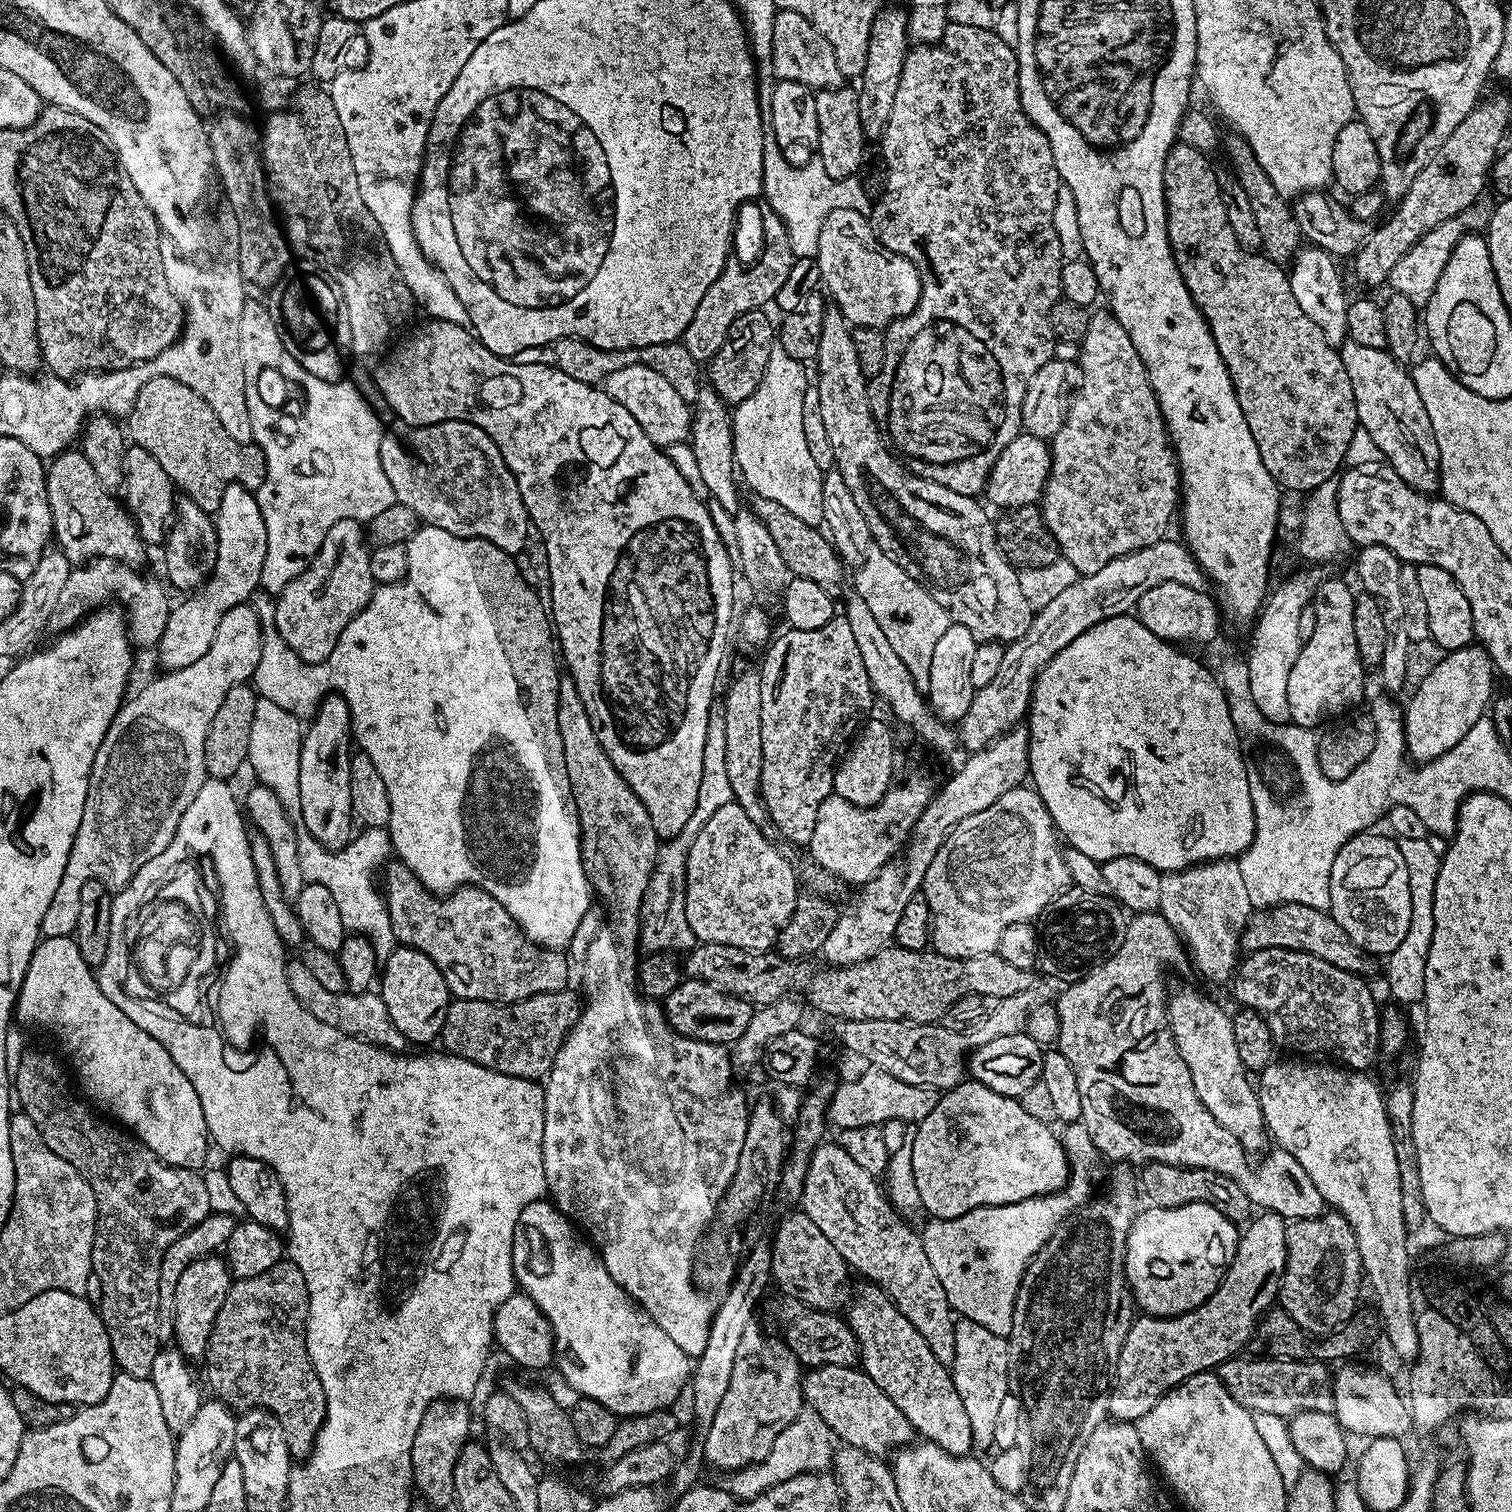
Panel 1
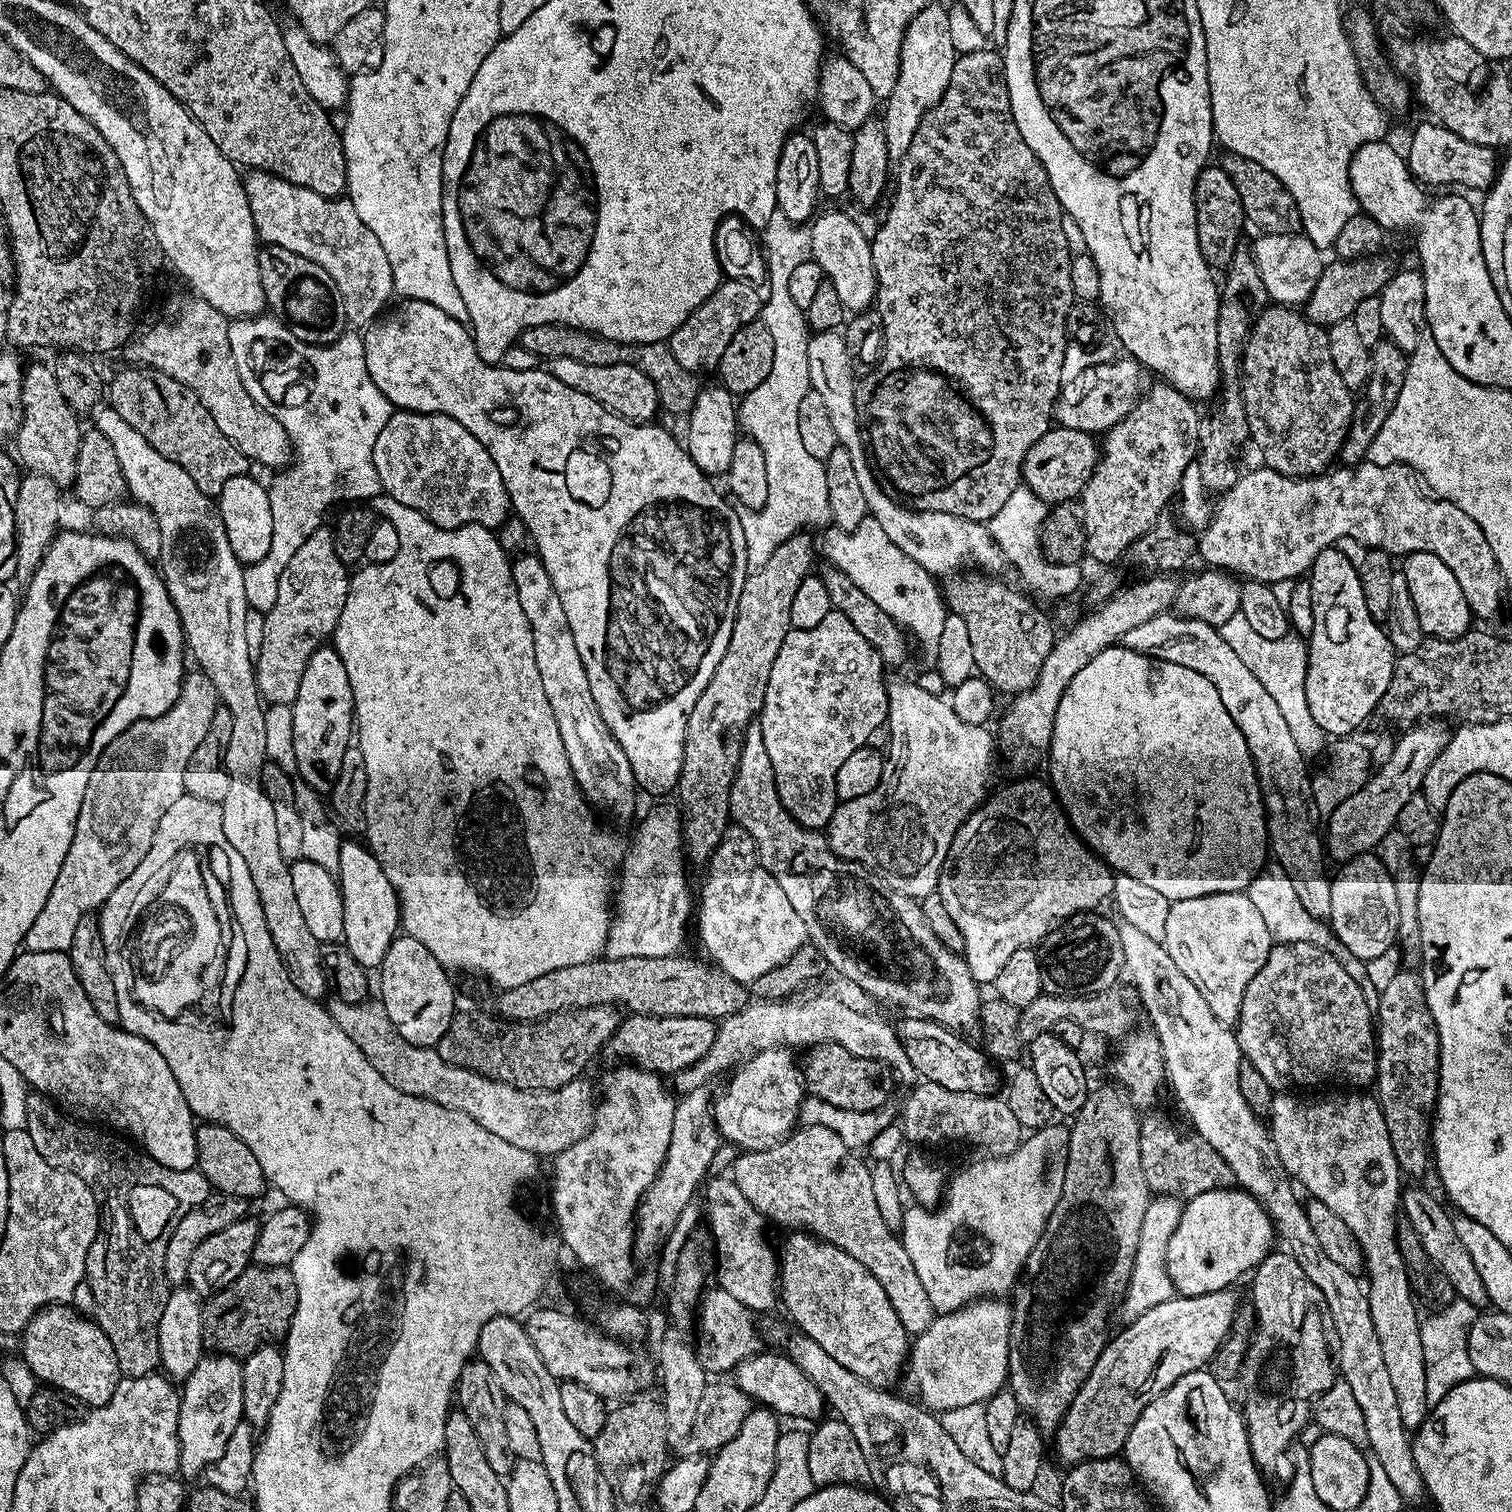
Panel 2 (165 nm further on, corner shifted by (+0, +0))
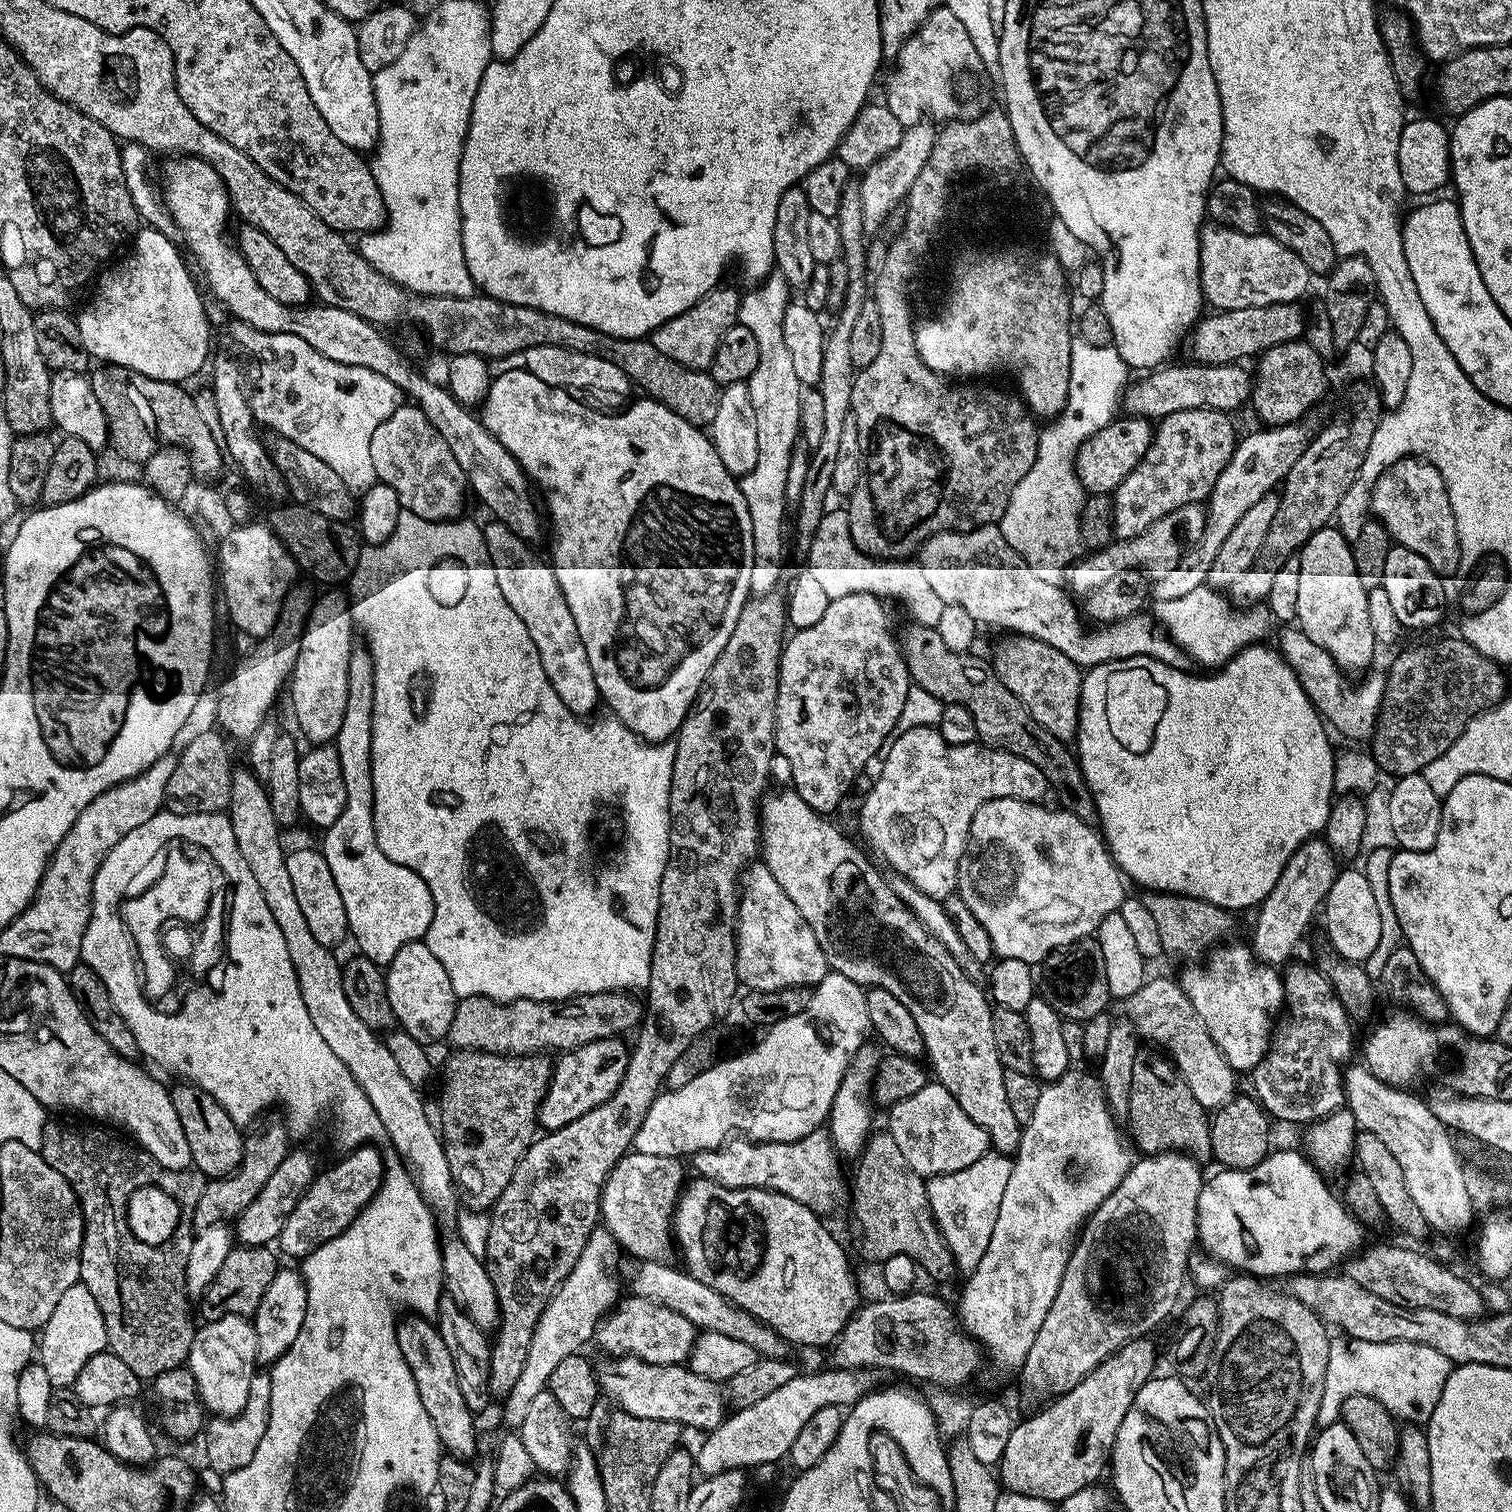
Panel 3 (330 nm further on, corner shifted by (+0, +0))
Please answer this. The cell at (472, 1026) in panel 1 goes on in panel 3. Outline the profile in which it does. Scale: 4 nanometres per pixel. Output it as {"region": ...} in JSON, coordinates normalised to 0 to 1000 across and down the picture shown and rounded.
{"region":[[[302,694],[298,697],[300,698],[294,704],[294,726],[291,728],[290,746],[294,755],[295,769],[298,769],[299,782],[306,792],[306,798],[313,802],[320,802],[325,800],[332,787],[335,787],[343,769],[355,751],[357,729],[365,714],[366,704],[360,697],[333,698],[313,694]]]}

